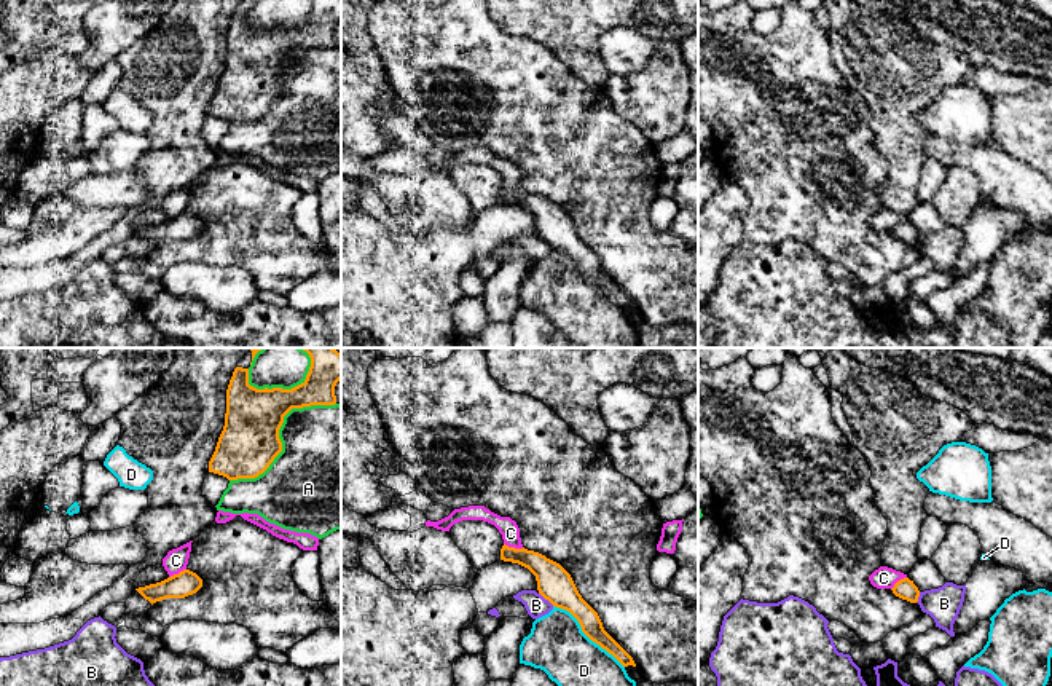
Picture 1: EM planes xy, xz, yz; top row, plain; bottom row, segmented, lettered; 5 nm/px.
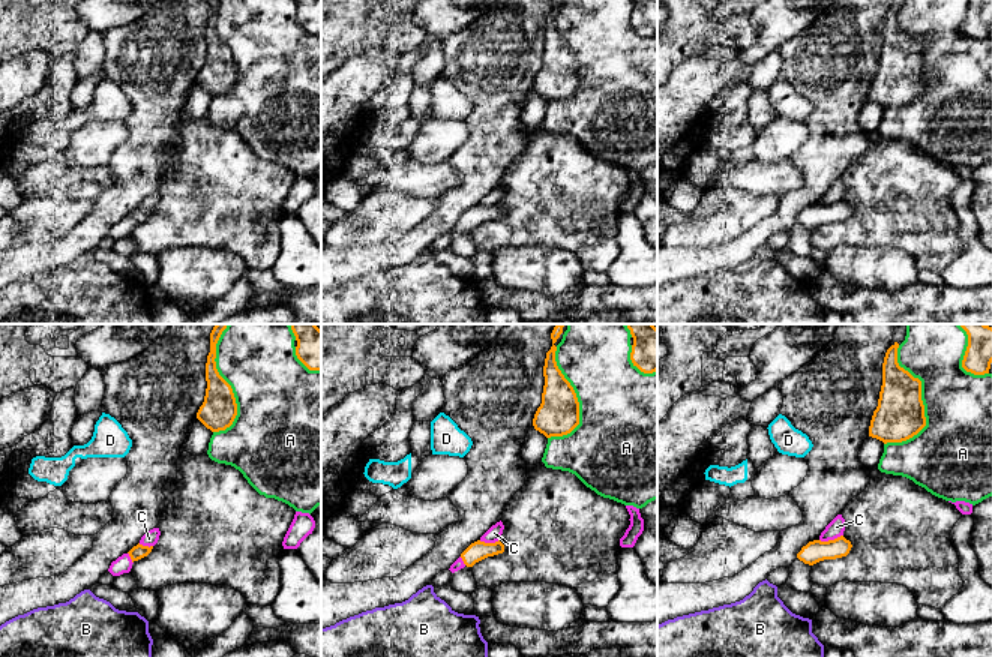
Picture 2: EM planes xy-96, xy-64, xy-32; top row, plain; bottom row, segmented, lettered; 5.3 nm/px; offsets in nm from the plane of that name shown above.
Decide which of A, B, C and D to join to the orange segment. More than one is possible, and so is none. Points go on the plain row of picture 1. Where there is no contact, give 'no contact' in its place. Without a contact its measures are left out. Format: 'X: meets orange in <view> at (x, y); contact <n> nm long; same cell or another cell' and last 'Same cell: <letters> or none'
A: meets orange in xy at (278, 78); contact 650 nm long; another cell
B: meets orange in xz at (547, 241); contact 100 nm long; another cell
C: meets orange in xz at (514, 190); contact 110 nm long; same cell
D: meets orange in xz at (587, 278); contact 480 nm long; another cell
Same cell: C

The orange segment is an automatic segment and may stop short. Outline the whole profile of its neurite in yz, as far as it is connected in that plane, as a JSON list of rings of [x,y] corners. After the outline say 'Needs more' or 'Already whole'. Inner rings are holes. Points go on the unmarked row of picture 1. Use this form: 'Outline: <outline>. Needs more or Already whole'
Outline: [[[888,209],[875,212],[869,223],[877,231],[891,231],[893,236],[910,246],[917,246],[920,239],[918,230],[907,220],[907,217]]]. Needs more

